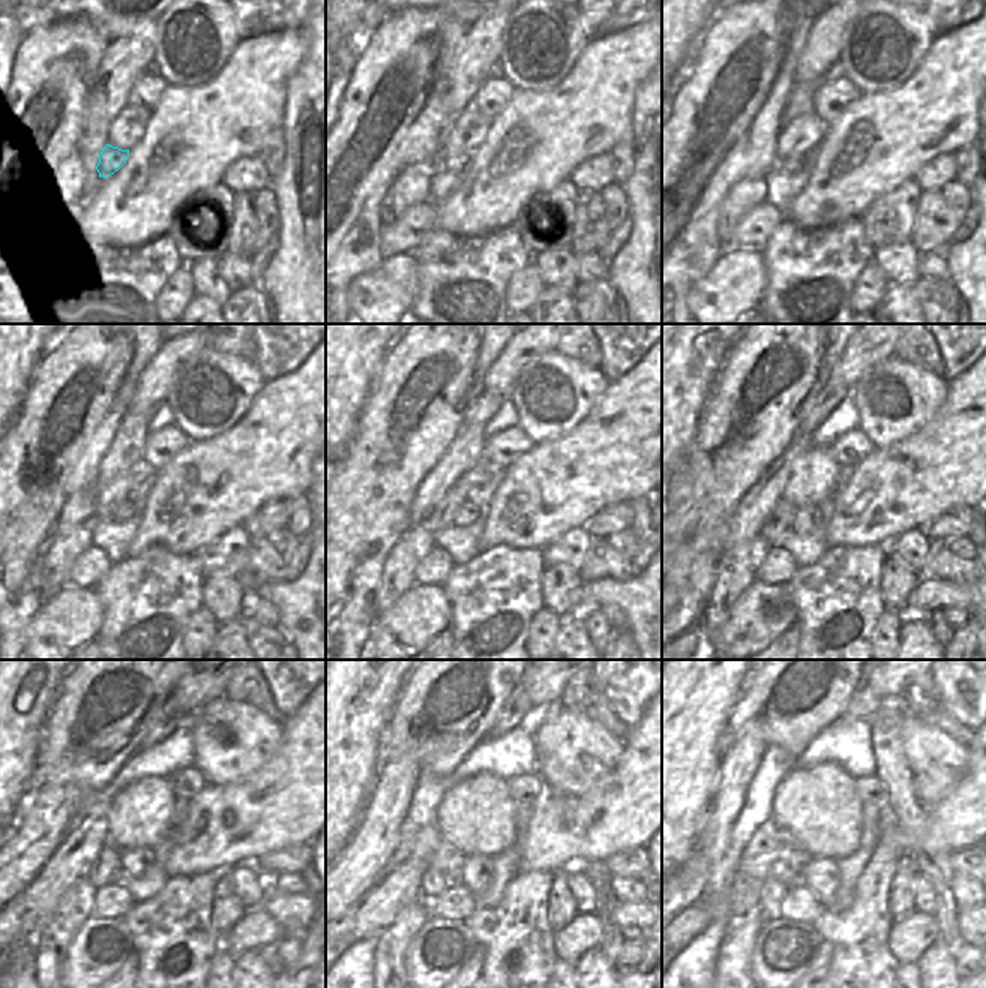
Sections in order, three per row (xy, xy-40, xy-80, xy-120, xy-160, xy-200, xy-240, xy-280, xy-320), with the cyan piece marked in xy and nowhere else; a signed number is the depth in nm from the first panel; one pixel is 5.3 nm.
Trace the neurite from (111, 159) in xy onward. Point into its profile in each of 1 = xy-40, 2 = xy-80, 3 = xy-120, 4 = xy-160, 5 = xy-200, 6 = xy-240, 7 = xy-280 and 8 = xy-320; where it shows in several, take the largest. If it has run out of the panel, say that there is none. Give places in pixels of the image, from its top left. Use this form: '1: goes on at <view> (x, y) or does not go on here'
1: goes on at xy-40 (450, 162)
2: goes on at xy-80 (793, 164)
3: goes on at xy-120 (126, 510)
4: goes on at xy-160 (467, 513)
5: goes on at xy-200 (806, 519)
6: goes on at xy-240 (135, 862)
7: goes on at xy-280 (477, 871)
8: goes on at xy-320 (821, 876)

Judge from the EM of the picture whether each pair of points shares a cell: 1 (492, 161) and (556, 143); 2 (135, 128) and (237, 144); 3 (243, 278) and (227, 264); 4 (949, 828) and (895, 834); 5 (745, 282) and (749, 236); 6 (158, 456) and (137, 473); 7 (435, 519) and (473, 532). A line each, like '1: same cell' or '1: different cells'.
1: same cell
2: different cells
3: same cell
4: same cell
5: different cells
6: different cells
7: different cells

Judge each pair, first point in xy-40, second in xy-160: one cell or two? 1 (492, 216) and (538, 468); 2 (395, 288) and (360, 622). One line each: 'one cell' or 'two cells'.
1: one cell
2: two cells

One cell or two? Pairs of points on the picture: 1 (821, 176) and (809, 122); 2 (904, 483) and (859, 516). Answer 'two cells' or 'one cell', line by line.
1: two cells
2: one cell

